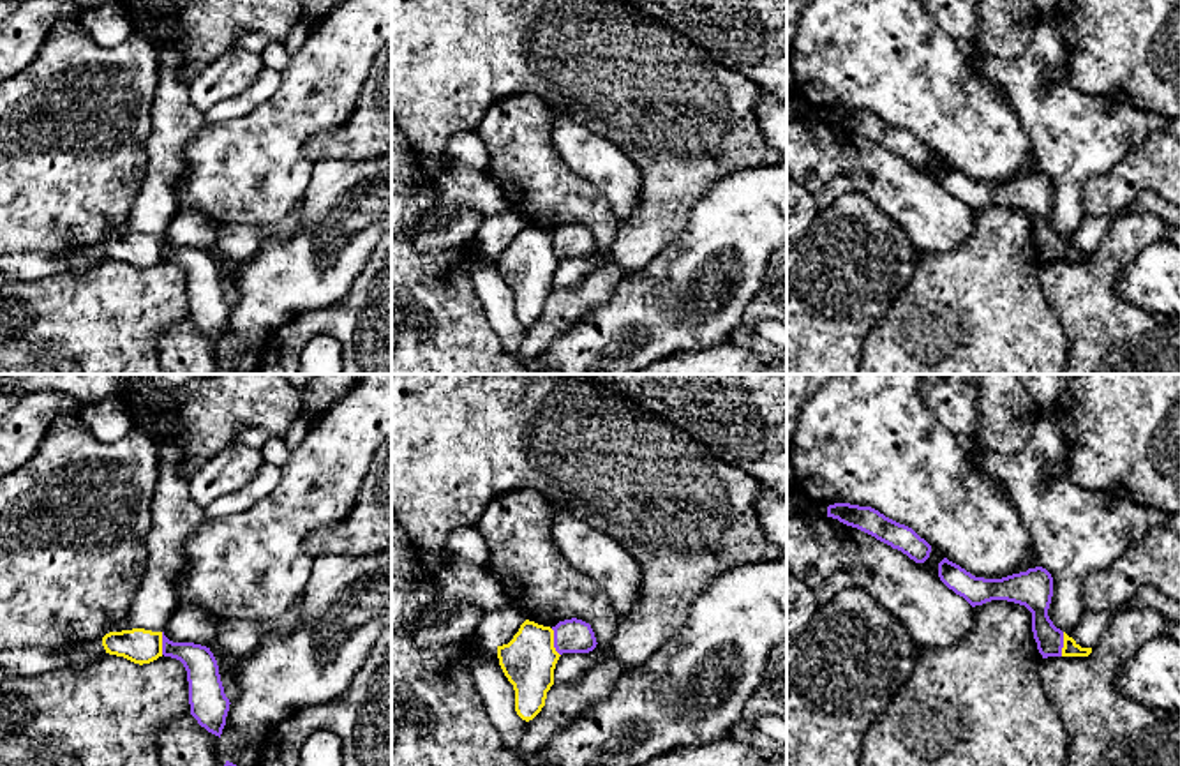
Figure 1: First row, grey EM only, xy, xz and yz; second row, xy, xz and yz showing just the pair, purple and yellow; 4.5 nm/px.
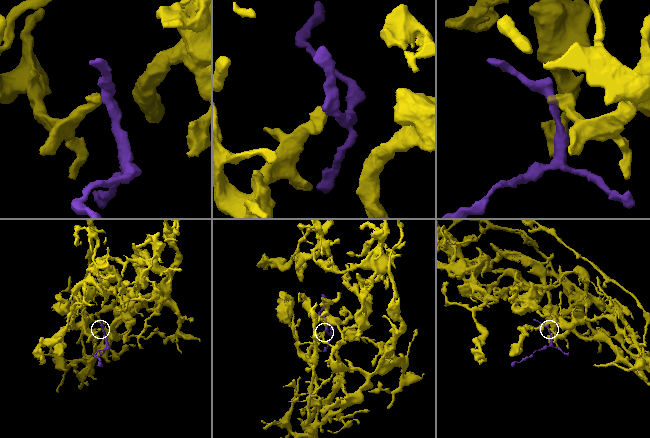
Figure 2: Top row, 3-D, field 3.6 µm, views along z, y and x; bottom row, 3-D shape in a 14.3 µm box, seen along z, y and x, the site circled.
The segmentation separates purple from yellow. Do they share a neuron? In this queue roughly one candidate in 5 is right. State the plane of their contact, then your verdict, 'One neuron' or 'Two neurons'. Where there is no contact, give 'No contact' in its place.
Touches purple in xz. Two neurons

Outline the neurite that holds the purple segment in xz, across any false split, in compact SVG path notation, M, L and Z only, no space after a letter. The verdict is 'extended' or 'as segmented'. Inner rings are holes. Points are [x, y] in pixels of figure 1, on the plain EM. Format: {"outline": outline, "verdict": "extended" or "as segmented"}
{"outline": "M571 222L559 226L554 235L554 252L563 258L589 258L596 252L596 242L589 228Z", "verdict": "as segmented"}

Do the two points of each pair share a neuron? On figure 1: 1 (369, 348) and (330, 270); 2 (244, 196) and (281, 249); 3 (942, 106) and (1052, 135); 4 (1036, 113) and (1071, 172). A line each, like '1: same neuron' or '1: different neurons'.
1: different neurons
2: different neurons
3: different neurons
4: same neuron

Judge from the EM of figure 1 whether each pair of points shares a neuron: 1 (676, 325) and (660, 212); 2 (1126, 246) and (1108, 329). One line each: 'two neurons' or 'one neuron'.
1: two neurons
2: one neuron

